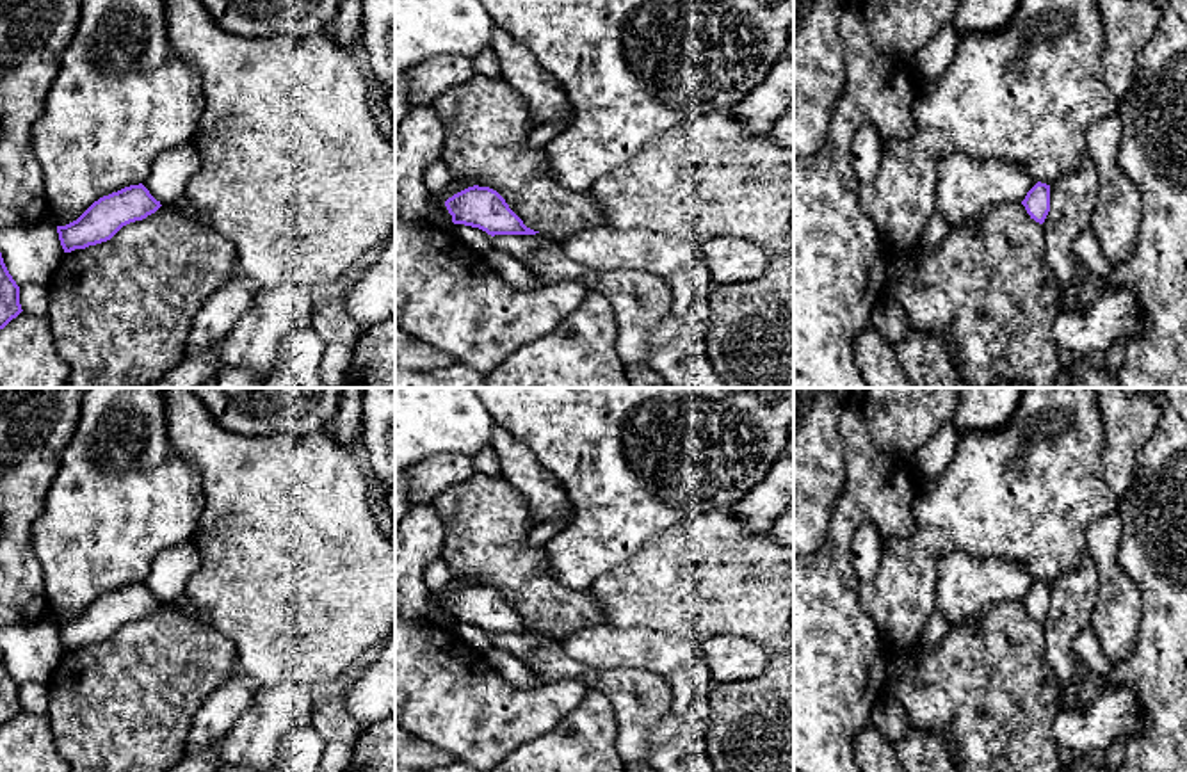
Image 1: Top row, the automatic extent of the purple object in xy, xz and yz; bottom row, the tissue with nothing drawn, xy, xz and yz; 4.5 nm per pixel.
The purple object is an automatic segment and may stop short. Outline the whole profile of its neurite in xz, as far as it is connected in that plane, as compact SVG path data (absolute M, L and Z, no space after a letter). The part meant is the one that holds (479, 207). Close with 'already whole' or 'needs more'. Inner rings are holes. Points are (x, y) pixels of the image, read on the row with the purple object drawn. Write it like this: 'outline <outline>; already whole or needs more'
outline M468 187L445 201L454 224L479 228L488 235L536 235L489 187Z; already whole

